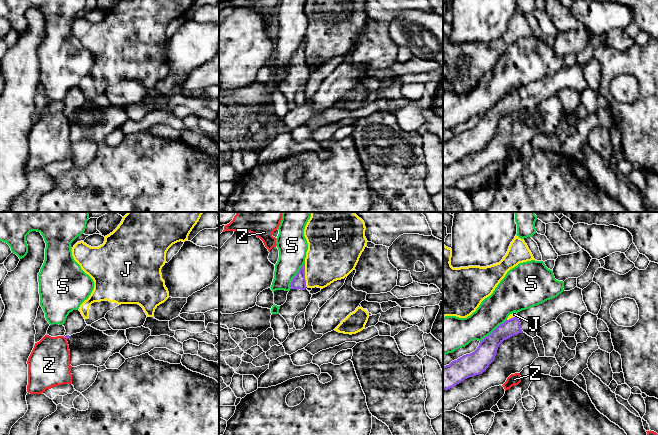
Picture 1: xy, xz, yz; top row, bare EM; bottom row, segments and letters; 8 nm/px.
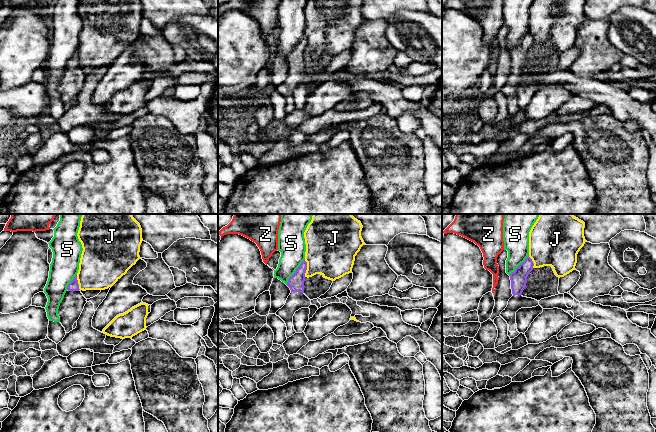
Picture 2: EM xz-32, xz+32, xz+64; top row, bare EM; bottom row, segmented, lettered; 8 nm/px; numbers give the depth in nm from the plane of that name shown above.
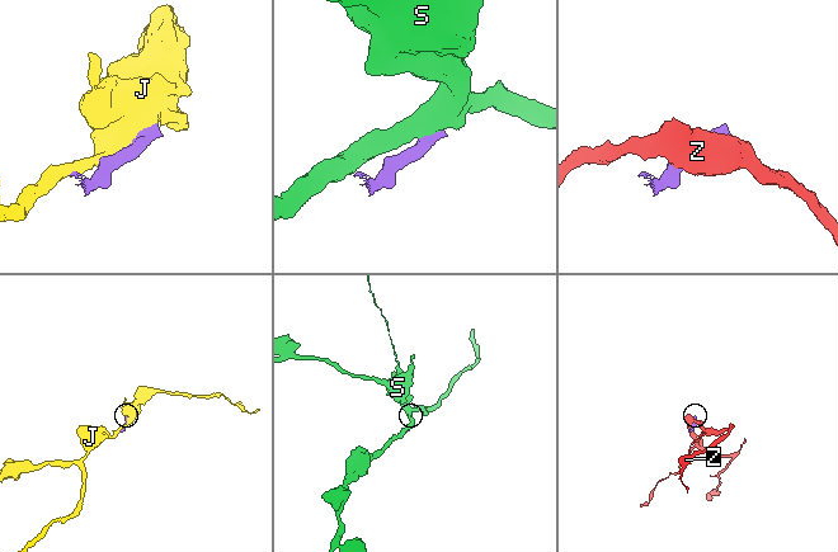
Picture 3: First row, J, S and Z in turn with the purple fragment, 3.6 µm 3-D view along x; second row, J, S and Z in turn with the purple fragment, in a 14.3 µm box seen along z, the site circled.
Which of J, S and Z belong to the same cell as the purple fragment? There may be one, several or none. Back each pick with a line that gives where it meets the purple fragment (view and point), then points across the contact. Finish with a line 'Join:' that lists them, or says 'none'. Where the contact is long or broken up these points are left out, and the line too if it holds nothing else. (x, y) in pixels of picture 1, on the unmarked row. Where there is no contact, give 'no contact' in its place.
Join: none

